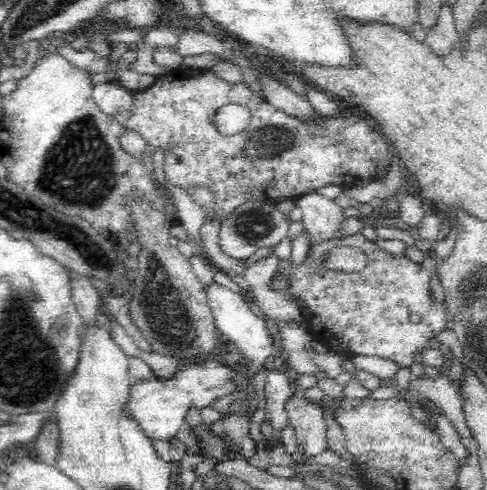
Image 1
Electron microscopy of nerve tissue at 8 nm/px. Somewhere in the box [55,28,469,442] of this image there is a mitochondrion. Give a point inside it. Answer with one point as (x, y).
(173, 328)

